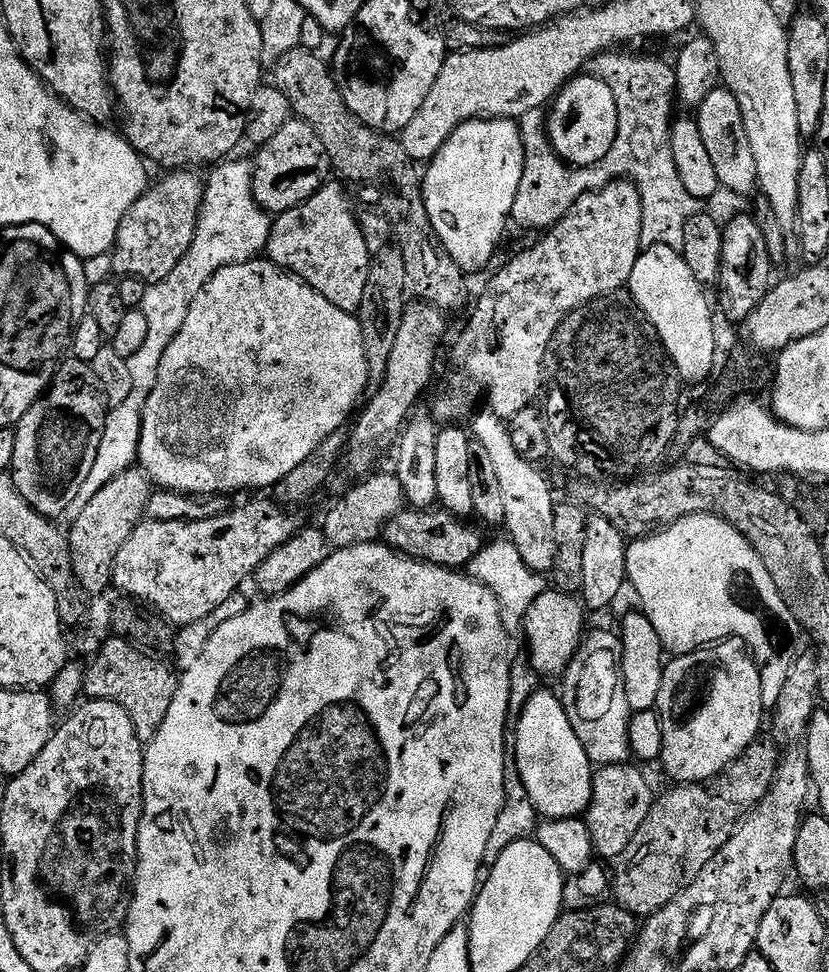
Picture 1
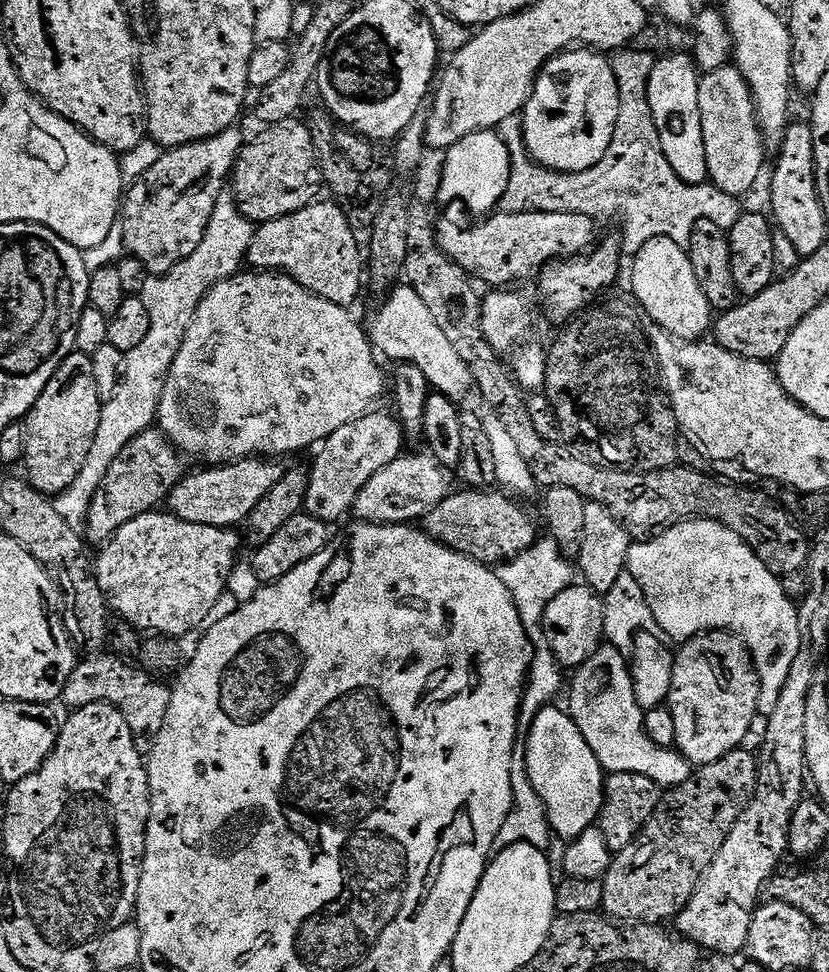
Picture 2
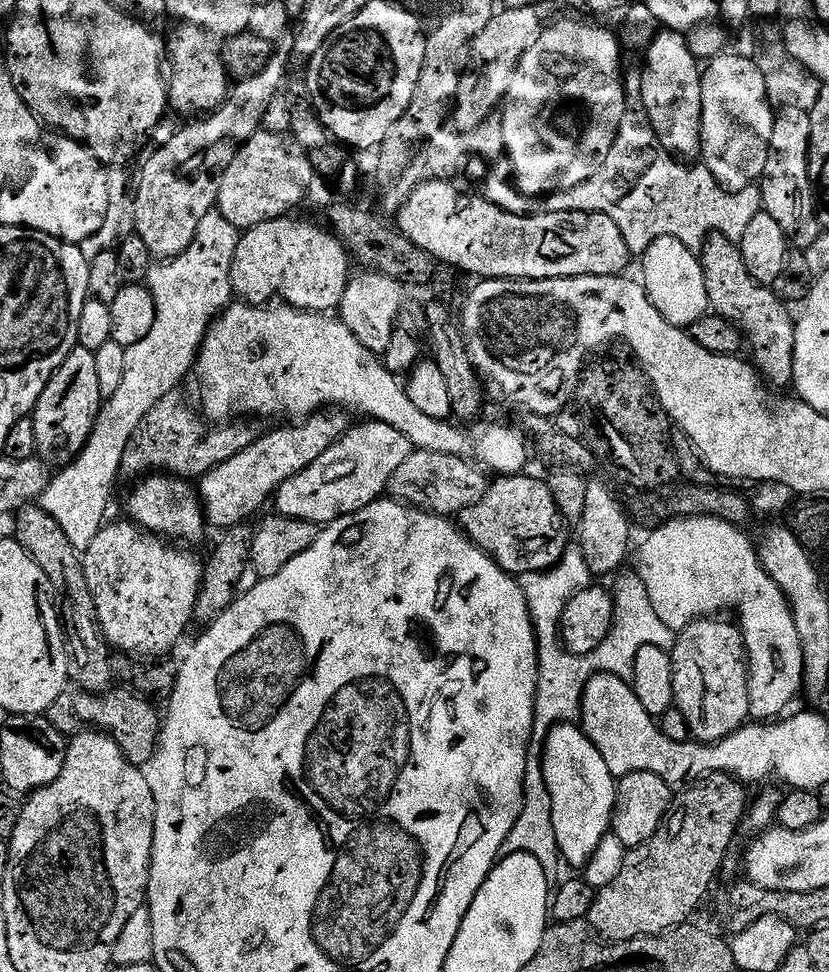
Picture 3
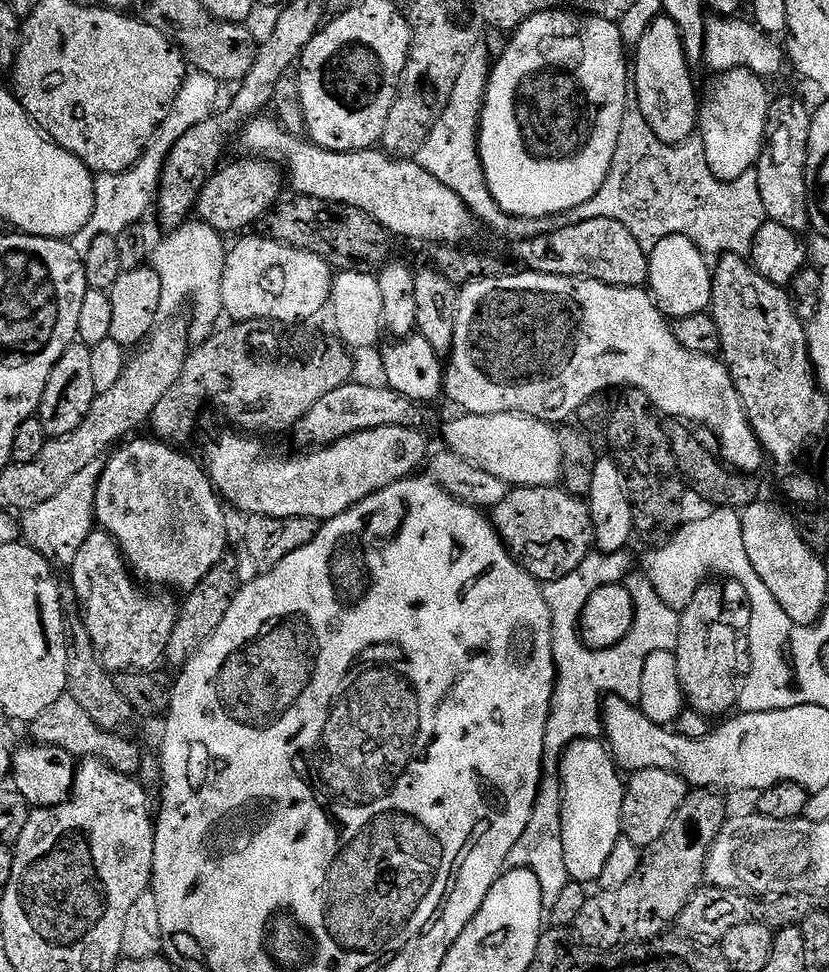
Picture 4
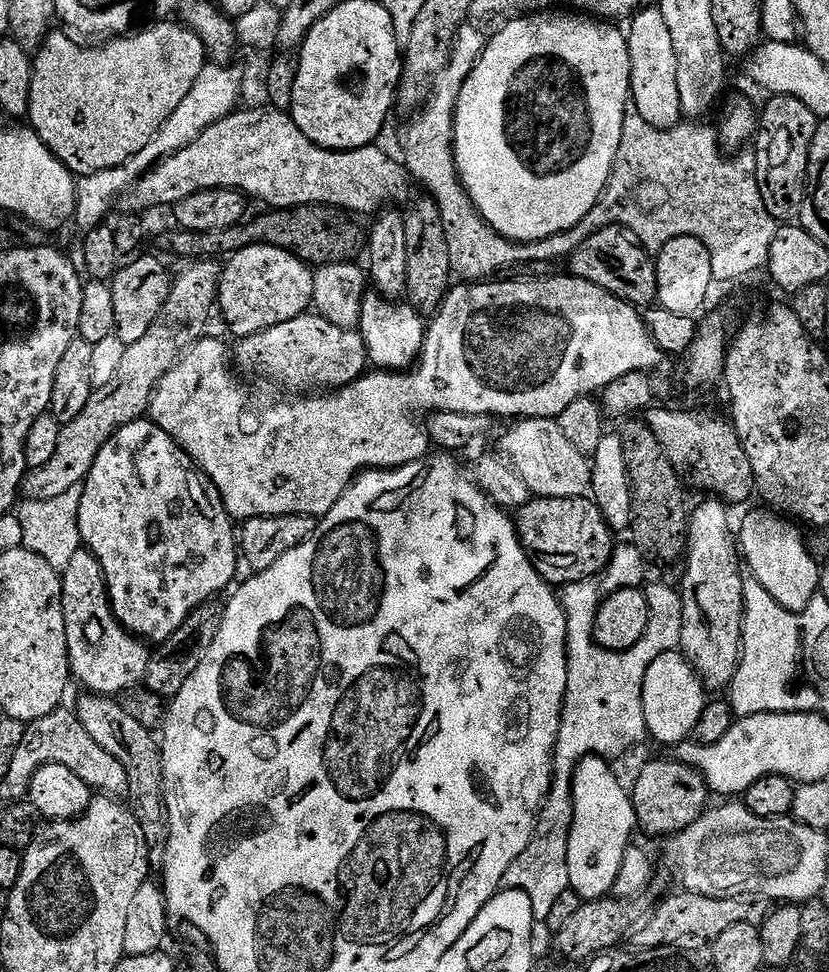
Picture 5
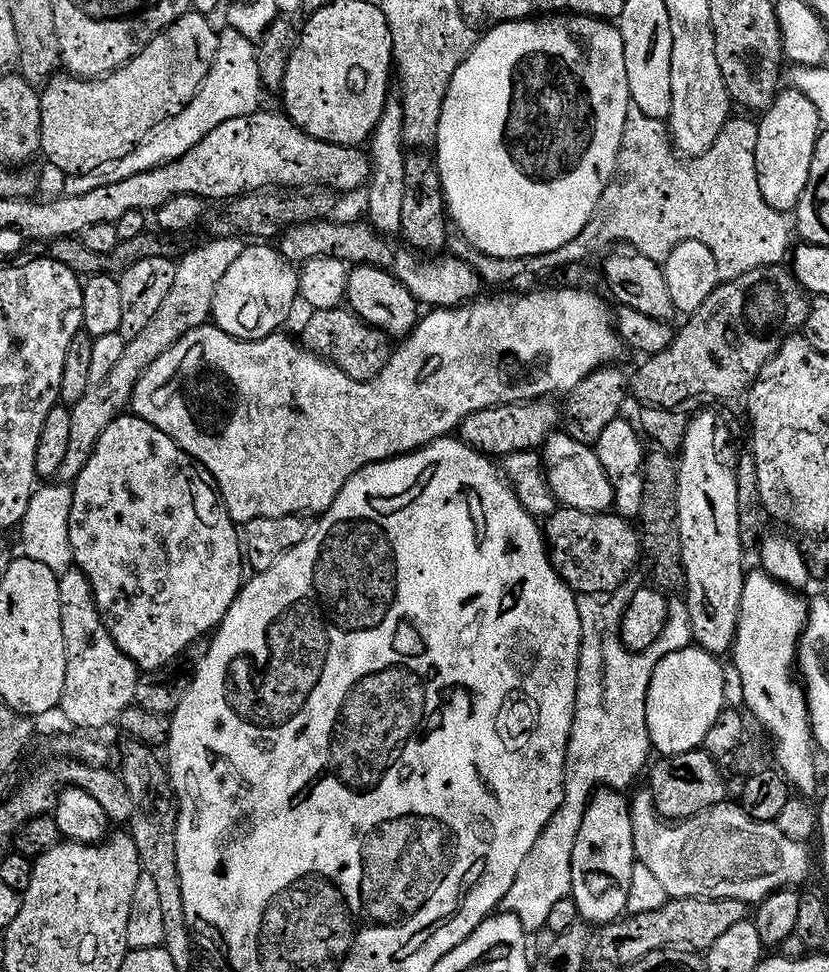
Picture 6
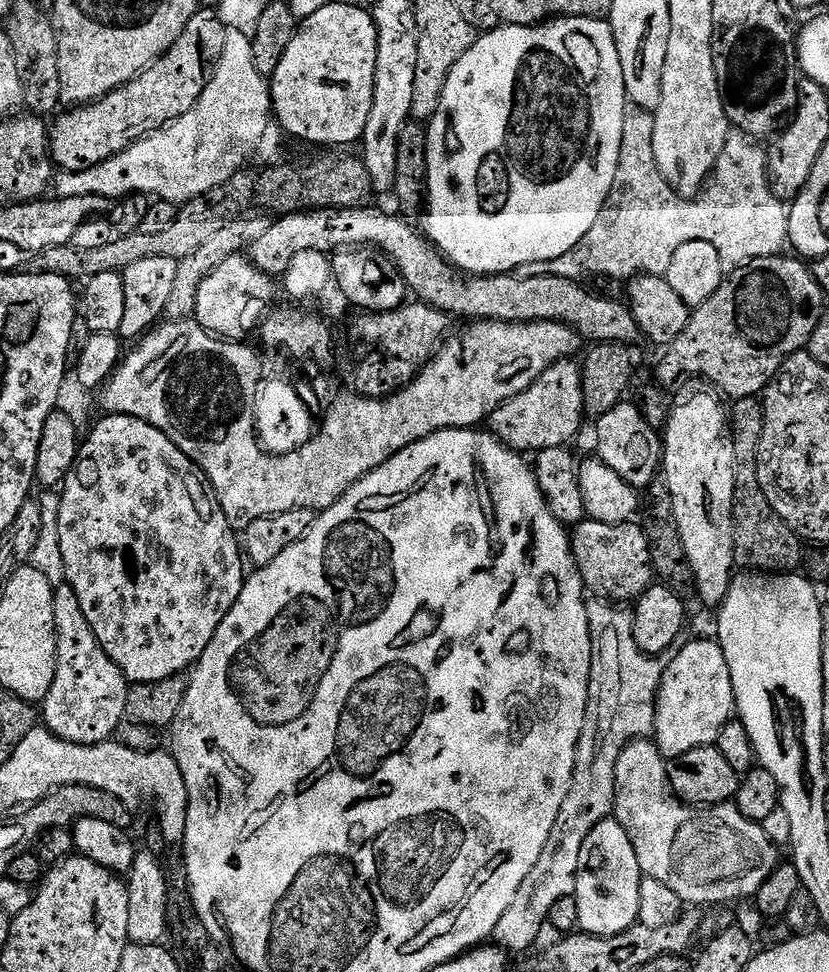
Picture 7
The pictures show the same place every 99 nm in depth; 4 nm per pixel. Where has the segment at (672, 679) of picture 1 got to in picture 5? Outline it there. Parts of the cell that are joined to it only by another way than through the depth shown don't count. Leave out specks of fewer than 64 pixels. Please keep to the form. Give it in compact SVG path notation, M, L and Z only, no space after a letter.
M704 498L697 508L693 507L690 512L690 519L688 522L688 546L686 549L686 561L688 560L688 569L684 572L684 588L679 589L681 604L682 604L682 634L679 651L682 653L685 660L692 665L696 670L696 675L704 681L705 689L712 690L712 688L727 689L732 683L732 679L736 677L736 671L740 665L740 653L742 651L742 633L744 630L744 576L742 569L742 560L738 555L738 544L734 539L734 528L728 525L729 509L725 507L721 501L715 498Z

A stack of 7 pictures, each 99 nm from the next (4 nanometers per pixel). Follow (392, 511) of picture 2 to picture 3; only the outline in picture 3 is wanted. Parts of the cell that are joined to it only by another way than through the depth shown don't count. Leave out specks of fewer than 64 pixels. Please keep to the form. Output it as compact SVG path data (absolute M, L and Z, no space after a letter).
M414 450L410 458L406 458L406 462L402 462L402 466L394 472L394 478L390 478L388 492L395 499L411 504L413 508L452 518L481 500L489 483L489 477L465 457Z

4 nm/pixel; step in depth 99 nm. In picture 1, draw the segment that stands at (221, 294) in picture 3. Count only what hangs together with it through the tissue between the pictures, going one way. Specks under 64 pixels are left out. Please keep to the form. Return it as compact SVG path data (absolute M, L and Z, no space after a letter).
M229 159L211 169L212 177L207 177L204 186L204 201L200 207L198 226L190 250L186 250L178 266L174 266L174 271L166 274L162 282L148 285L139 306L139 311L146 314L146 342L142 350L138 350L138 354L128 359L132 389L121 404L115 405L108 412L102 446L98 446L98 458L94 458L94 466L86 477L82 490L78 490L78 498L70 502L67 510L69 517L81 516L90 498L94 498L94 494L98 494L102 486L106 486L114 478L118 478L118 474L127 472L137 463L142 414L146 398L150 398L150 390L156 381L160 359L162 354L166 354L166 346L174 342L178 330L182 330L182 322L186 322L186 314L190 314L190 306L194 298L198 298L202 286L206 286L206 282L210 282L210 278L218 274L218 270L257 259L268 247L273 217L254 198L252 164L236 159Z

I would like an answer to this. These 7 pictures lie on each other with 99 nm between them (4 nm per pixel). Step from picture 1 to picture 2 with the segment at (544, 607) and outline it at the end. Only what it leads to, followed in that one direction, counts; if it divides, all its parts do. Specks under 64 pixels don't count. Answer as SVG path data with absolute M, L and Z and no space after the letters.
M574 582L544 611L544 634L556 663L564 670L575 670L584 665L602 646L604 637L605 597L583 582Z

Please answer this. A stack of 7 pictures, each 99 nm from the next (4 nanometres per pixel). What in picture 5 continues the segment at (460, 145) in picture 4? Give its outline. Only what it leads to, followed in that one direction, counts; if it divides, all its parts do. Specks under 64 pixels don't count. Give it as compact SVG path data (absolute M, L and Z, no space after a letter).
M448 63L442 71L440 71L440 75L436 77L434 83L431 85L430 88L430 95L427 100L424 101L422 107L415 113L416 116L413 118L412 121L408 124L408 129L404 132L404 156L402 155L402 163L405 168L408 170L408 175L411 177L413 181L421 180L422 183L424 183L425 188L423 188L427 195L432 197L434 202L438 206L438 210L441 211L441 218L442 218L442 225L443 229L446 232L446 241L447 245L450 250L450 266L452 267L453 273L459 274L459 272L464 272L467 270L467 268L472 268L468 272L467 279L472 282L484 282L487 281L489 278L495 277L497 274L495 272L500 272L503 270L503 268L512 268L516 264L516 256L512 251L515 250L515 248L518 248L517 241L514 240L508 240L506 237L504 237L502 234L498 234L495 232L492 227L490 227L486 221L483 220L482 217L480 217L479 212L476 211L476 207L472 205L472 199L468 196L467 190L464 188L464 183L460 181L460 175L458 174L458 170L456 169L456 152L452 149L452 123L456 121L456 103L458 102L458 94L462 90L462 86L464 85L464 76L458 74L456 76L456 68L455 63Z

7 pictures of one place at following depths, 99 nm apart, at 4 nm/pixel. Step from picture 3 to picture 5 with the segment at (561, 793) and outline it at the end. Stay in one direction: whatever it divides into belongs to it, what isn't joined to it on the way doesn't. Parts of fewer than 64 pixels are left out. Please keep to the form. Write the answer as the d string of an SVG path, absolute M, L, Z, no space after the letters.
M588 756L572 776L574 818L568 839L570 878L567 883L584 902L602 900L611 893L622 858L633 843L632 831L635 833L638 828L629 789L608 764L611 763L605 757Z

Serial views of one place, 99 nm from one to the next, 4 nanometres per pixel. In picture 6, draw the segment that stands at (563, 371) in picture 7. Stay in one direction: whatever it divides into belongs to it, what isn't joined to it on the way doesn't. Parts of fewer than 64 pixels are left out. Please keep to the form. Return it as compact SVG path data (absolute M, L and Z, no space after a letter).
M552 398L529 400L523 404L499 404L471 412L458 429L458 438L475 452L489 458L503 458L519 452L537 451L562 424L562 408Z

